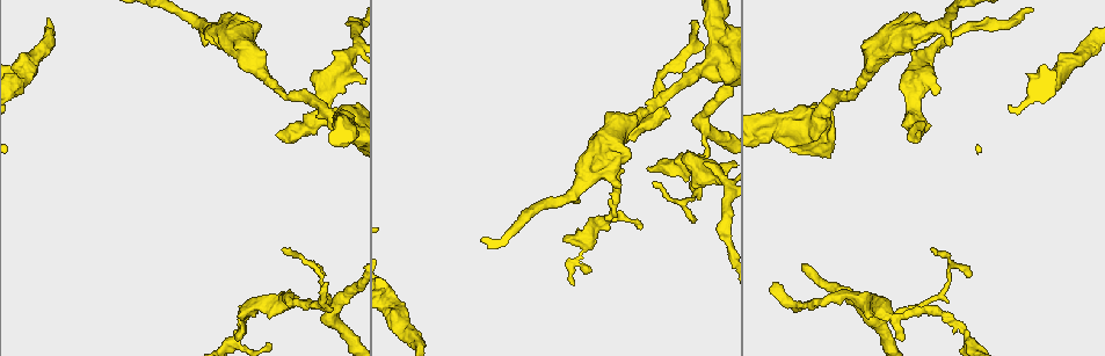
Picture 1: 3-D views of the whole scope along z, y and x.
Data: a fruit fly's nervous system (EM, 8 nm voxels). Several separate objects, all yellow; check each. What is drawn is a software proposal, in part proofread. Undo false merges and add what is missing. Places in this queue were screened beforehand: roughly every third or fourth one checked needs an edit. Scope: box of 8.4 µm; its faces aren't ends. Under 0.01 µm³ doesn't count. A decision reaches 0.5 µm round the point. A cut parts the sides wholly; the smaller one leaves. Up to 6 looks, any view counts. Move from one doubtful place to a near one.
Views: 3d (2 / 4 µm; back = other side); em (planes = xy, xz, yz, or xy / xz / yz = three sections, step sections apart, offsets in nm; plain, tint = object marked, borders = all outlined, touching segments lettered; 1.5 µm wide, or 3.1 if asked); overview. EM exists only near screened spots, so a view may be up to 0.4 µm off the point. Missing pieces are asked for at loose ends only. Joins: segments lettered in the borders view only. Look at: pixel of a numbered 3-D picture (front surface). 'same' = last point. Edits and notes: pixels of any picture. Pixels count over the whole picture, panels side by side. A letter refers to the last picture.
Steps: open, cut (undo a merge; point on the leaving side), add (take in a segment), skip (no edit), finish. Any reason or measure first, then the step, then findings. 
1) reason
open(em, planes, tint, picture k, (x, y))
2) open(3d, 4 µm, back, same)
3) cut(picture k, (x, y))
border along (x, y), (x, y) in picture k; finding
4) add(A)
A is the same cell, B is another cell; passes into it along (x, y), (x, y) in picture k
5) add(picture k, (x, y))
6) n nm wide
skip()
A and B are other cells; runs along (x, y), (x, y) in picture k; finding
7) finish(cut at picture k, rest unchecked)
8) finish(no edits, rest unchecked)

an open end
open(3d, 2 µm, picture 1, (276, 134))

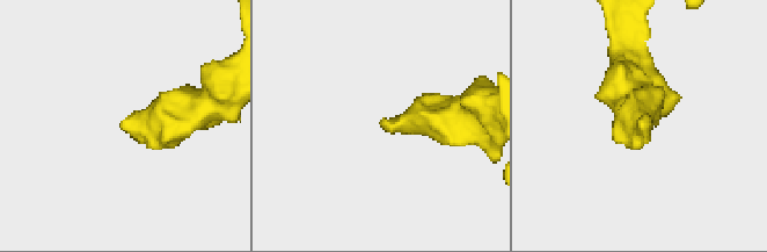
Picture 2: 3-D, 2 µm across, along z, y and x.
open(em, planes, borders, picture 2, (120, 128))

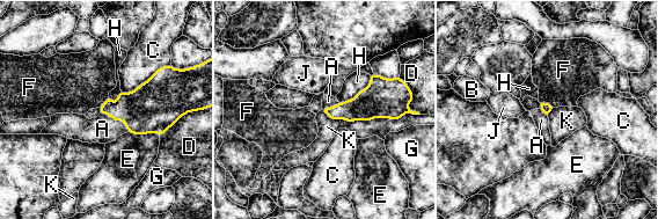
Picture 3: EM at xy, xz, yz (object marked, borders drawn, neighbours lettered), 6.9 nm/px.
K touches over 550 nm
add(A)
A is the same cell, B, C, D, E, F, G, H, J and K are other cells; passes into it along (150, 108), (116, 119), (102, 129) in picture 3; it goes on there

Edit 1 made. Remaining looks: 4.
redraw
open(overview)

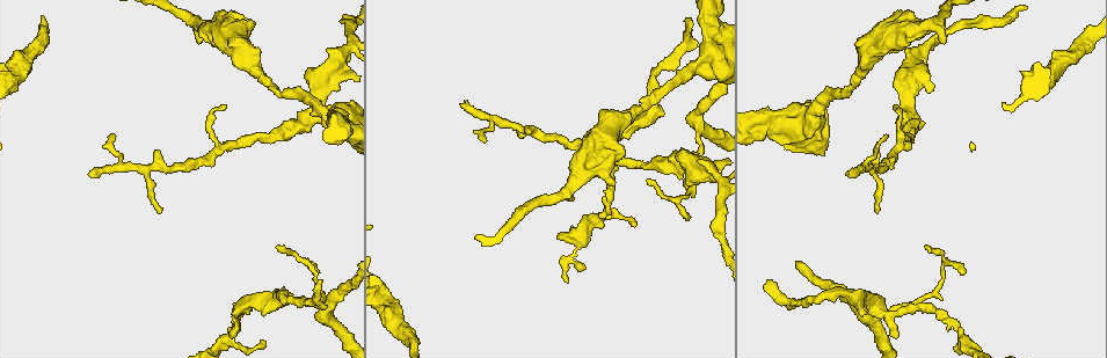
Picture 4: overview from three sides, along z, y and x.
calibre changes
open(3d, 4 µm, picture 4, (278, 90))

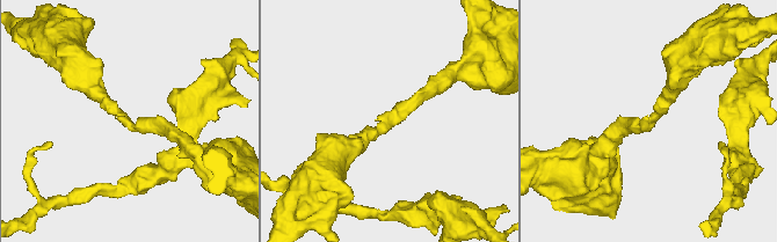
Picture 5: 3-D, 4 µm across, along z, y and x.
arms of 200, 240 nm
open(em, 3.1 µm, yz, step 16, tint, picture 5, (647, 124))

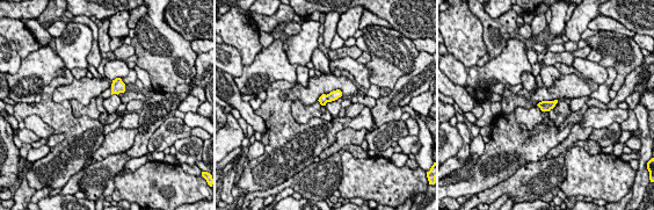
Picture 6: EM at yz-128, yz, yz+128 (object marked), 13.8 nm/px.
open(em, 3.1 µm, yz, step 16, borders, same)

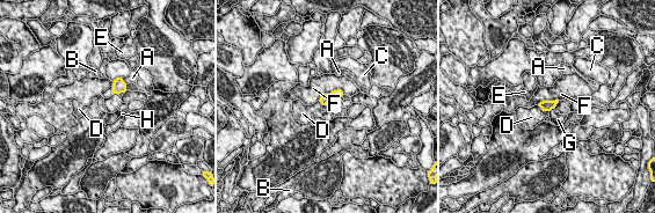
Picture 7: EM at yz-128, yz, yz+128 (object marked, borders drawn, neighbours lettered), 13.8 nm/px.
skip()
A, B, C, D, E, F, G and H are other cells; border along (559, 100), (543, 100), (537, 104) in picture 7; all the same neuron

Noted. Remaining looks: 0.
finish(add at picture 3, rest unchecked)

